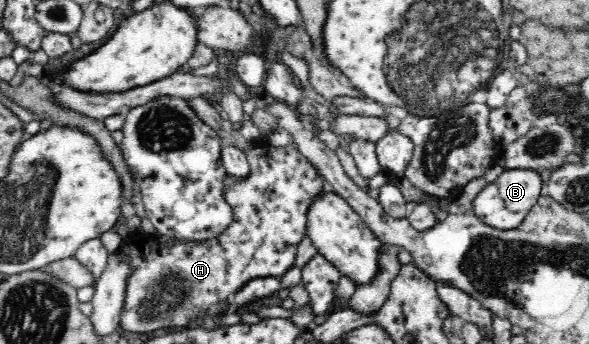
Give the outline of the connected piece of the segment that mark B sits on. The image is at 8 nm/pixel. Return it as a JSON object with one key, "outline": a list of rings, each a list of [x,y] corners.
{"outline":[[[506,169],[497,180],[487,184],[481,189],[481,192],[475,194],[471,202],[471,208],[473,208],[471,214],[475,215],[481,223],[499,230],[517,228],[531,207],[537,204],[537,199],[542,192],[544,192],[544,185],[537,171]]]}

